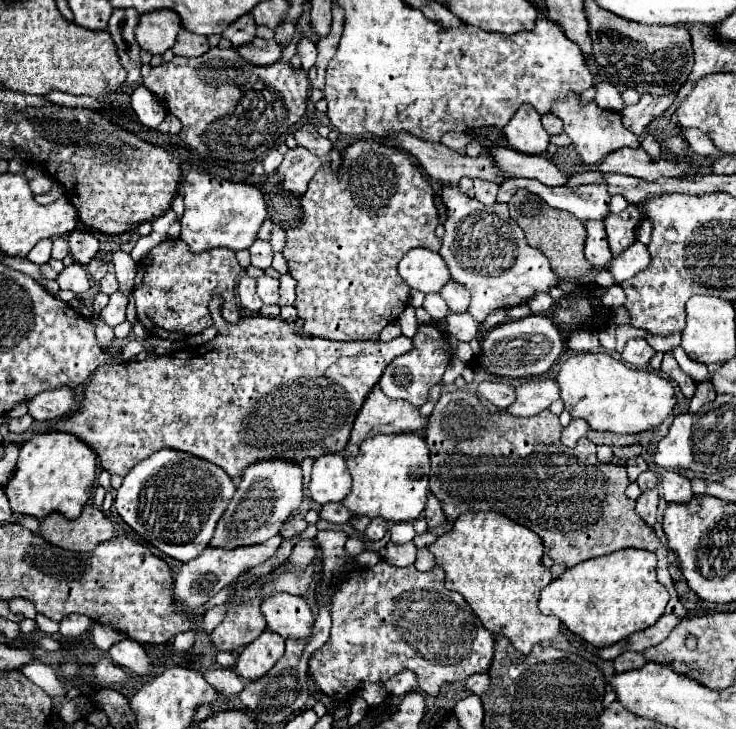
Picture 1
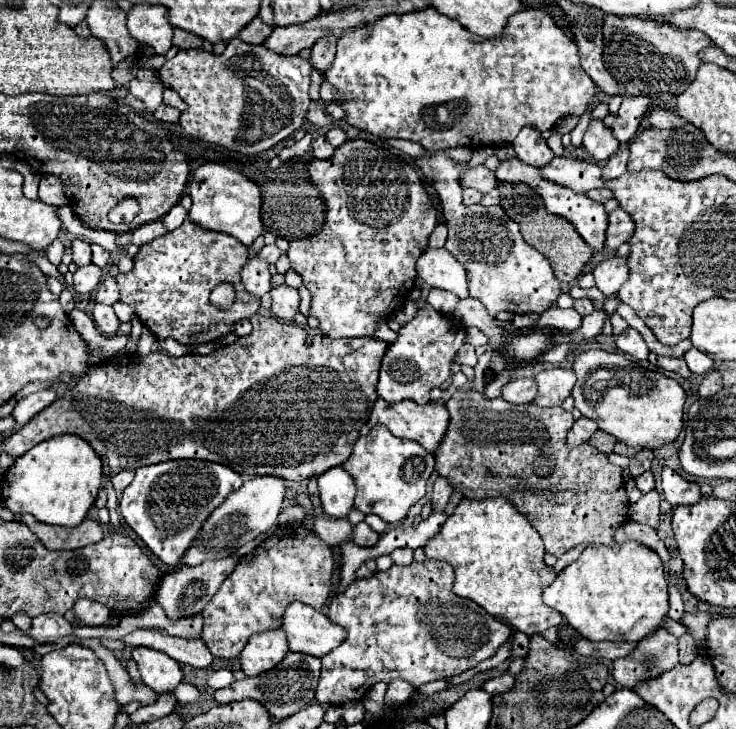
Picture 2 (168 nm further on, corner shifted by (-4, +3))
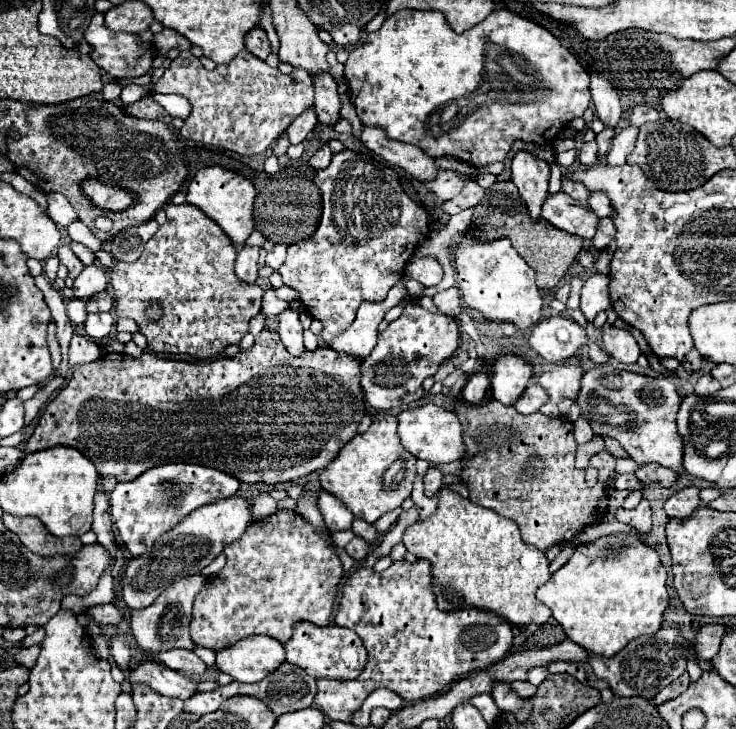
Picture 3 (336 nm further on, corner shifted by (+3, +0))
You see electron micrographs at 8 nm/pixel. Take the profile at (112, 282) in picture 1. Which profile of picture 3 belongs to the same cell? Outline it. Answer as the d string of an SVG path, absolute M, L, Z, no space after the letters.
M107 290L93 294L87 300L87 312L111 312L113 310L113 298Z

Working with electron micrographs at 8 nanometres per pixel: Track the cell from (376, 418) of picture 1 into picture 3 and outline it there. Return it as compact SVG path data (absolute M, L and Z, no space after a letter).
M433 402L419 406L415 410L403 410L401 414L395 416L399 424L399 440L401 444L413 452L417 458L427 460L429 464L439 464L439 462L453 462L463 458L465 446L463 446L463 430L457 420L457 416L451 410L445 410L441 406L435 406Z

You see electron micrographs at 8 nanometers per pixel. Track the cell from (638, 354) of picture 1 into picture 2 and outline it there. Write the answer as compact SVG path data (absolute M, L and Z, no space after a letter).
M624 329L616 339L616 347L624 353L628 353L630 357L634 359L640 359L640 361L646 361L648 357L648 345L646 341L642 339L642 335L636 331L636 329Z

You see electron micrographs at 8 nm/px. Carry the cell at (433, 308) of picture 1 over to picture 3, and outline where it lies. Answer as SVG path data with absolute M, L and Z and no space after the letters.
M457 288L437 292L433 296L433 302L435 302L435 306L441 314L447 314L447 316L453 316L453 318L461 314L461 296L459 296Z

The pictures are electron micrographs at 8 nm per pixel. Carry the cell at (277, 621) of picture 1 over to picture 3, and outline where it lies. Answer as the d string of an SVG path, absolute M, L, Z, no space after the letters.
M295 622L293 636L285 644L285 652L291 664L301 666L313 678L357 678L367 662L367 652L363 648L361 638L353 630L335 624L315 626L311 622Z

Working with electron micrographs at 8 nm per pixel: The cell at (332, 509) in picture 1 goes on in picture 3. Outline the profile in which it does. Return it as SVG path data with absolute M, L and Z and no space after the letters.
M353 520L353 528L351 528L357 536L363 536L365 540L369 540L369 544L373 544L379 538L379 532L373 528L373 524L361 522L361 520Z

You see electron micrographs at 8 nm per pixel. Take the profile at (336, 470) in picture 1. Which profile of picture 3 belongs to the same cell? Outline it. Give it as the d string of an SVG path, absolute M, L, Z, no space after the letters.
M319 490L317 494L317 504L319 510L323 514L323 520L329 528L329 532L337 532L337 530L349 530L351 522L353 522L353 514L349 514L349 510L345 510L343 502L337 500L331 492L327 490Z

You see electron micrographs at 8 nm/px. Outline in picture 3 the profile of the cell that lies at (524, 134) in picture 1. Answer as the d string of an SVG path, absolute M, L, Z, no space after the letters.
M521 150L513 156L511 182L519 188L521 198L527 202L531 218L539 218L541 214L541 204L549 188L549 176L549 164L545 160L539 160L531 152Z

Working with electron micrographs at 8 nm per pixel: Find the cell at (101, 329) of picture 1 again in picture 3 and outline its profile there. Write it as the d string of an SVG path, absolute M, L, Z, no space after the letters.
M95 312L85 320L85 334L93 340L105 338L113 332L113 314L111 312Z

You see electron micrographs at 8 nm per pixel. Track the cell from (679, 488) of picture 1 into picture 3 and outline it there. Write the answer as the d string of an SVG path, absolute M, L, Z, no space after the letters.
M695 486L675 492L665 502L665 512L669 518L689 518L693 510L699 508L699 490Z

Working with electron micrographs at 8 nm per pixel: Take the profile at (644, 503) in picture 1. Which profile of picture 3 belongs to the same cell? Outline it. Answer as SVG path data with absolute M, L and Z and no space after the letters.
M641 500L637 508L633 510L625 510L625 508L617 508L615 510L615 518L619 522L625 522L625 524L631 524L635 526L637 530L641 530L643 534L647 534L651 530L651 506L649 506L649 500Z

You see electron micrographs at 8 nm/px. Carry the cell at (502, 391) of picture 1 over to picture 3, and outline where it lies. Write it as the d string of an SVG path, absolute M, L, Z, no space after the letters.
M533 382L533 384L529 384L525 388L525 392L521 394L521 398L513 406L521 414L533 414L533 412L537 412L541 408L541 404L545 404L545 398L547 398L545 390L539 384Z

